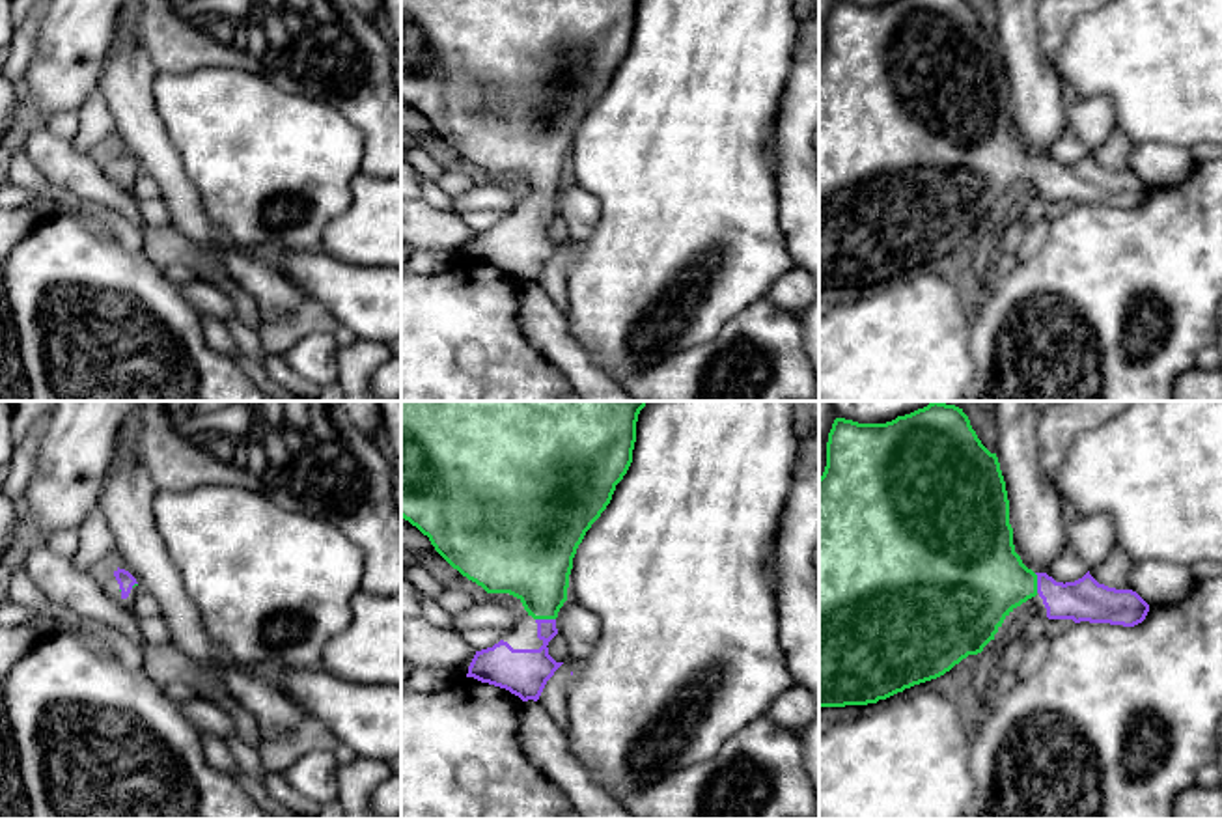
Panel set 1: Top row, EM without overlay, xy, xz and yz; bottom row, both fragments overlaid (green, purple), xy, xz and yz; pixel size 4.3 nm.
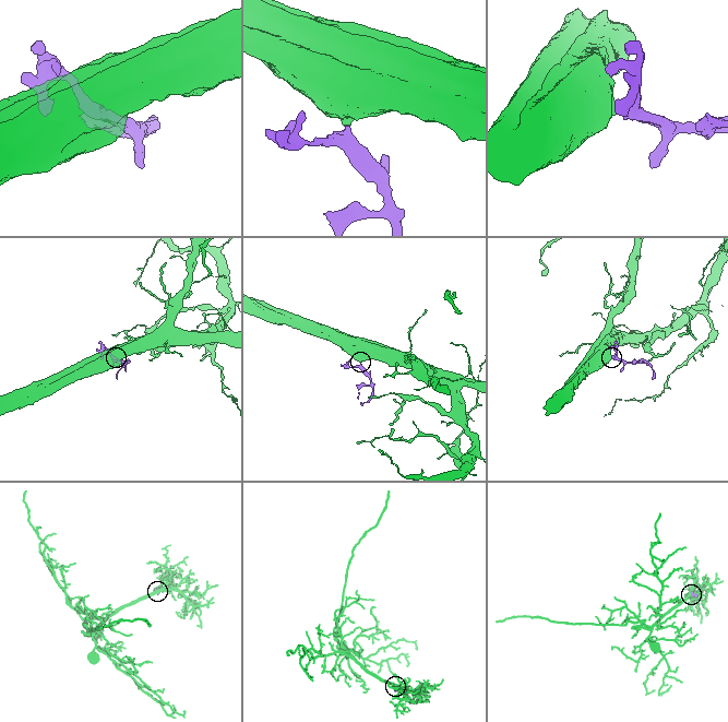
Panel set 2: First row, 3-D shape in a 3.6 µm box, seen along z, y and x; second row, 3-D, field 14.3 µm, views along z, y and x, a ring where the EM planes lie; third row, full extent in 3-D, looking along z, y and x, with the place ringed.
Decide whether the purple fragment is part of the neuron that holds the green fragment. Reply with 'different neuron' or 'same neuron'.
same neuron

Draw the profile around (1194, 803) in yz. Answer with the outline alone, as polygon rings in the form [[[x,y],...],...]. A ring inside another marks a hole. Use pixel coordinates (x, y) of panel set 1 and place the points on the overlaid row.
[[[1192,784],[1177,795],[1172,819],[1222,819],[1222,787]]]

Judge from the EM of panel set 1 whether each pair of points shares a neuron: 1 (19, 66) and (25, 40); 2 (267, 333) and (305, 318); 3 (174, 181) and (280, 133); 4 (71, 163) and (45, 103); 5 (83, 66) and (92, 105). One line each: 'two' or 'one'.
1: one
2: one
3: two
4: two
5: two

